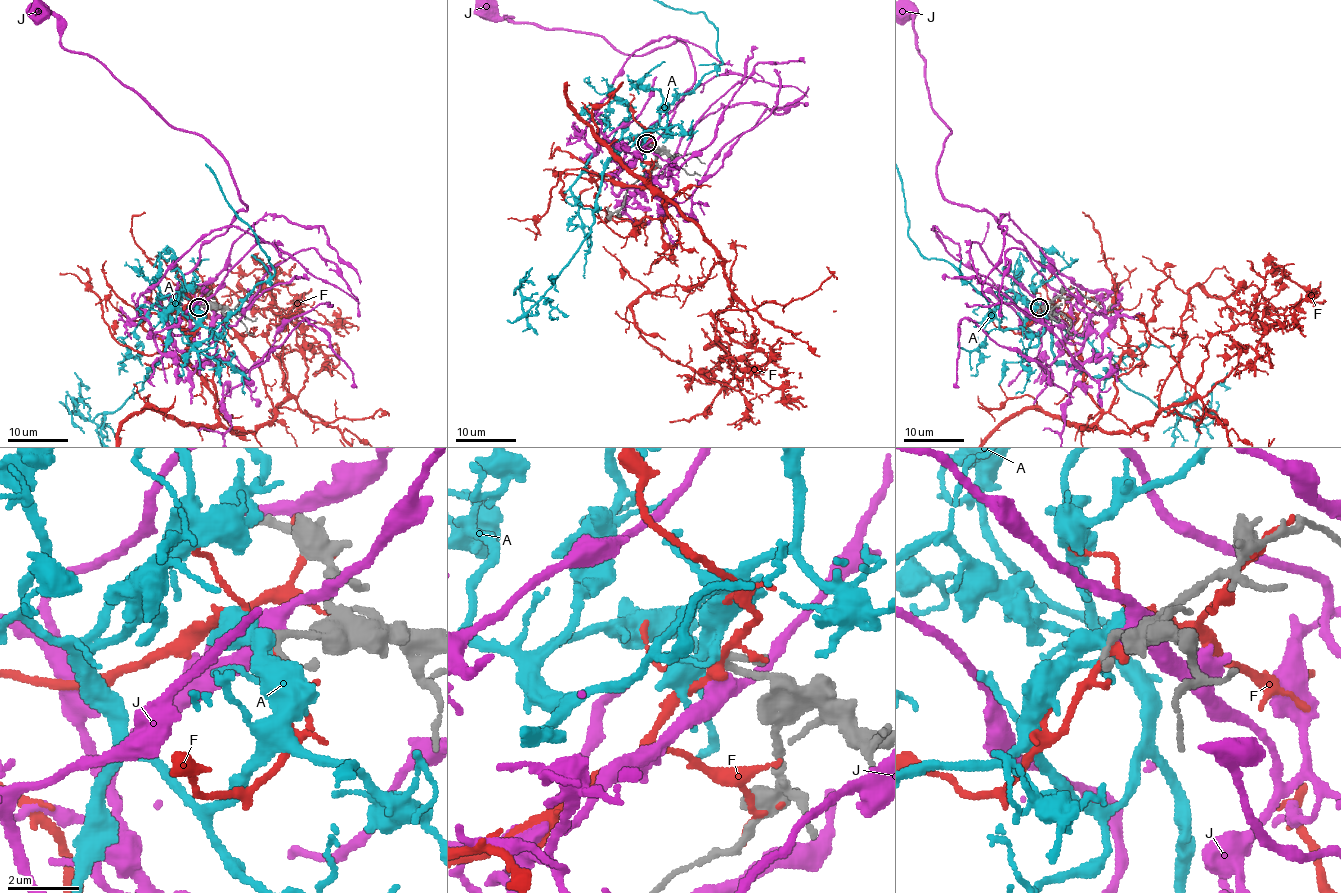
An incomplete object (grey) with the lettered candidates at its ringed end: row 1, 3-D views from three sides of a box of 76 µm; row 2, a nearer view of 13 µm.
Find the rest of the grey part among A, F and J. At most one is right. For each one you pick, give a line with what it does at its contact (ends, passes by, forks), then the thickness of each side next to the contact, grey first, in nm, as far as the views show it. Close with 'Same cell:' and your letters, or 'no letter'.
A: it forks; calibres 190 and 320 nm
Same cell: A

